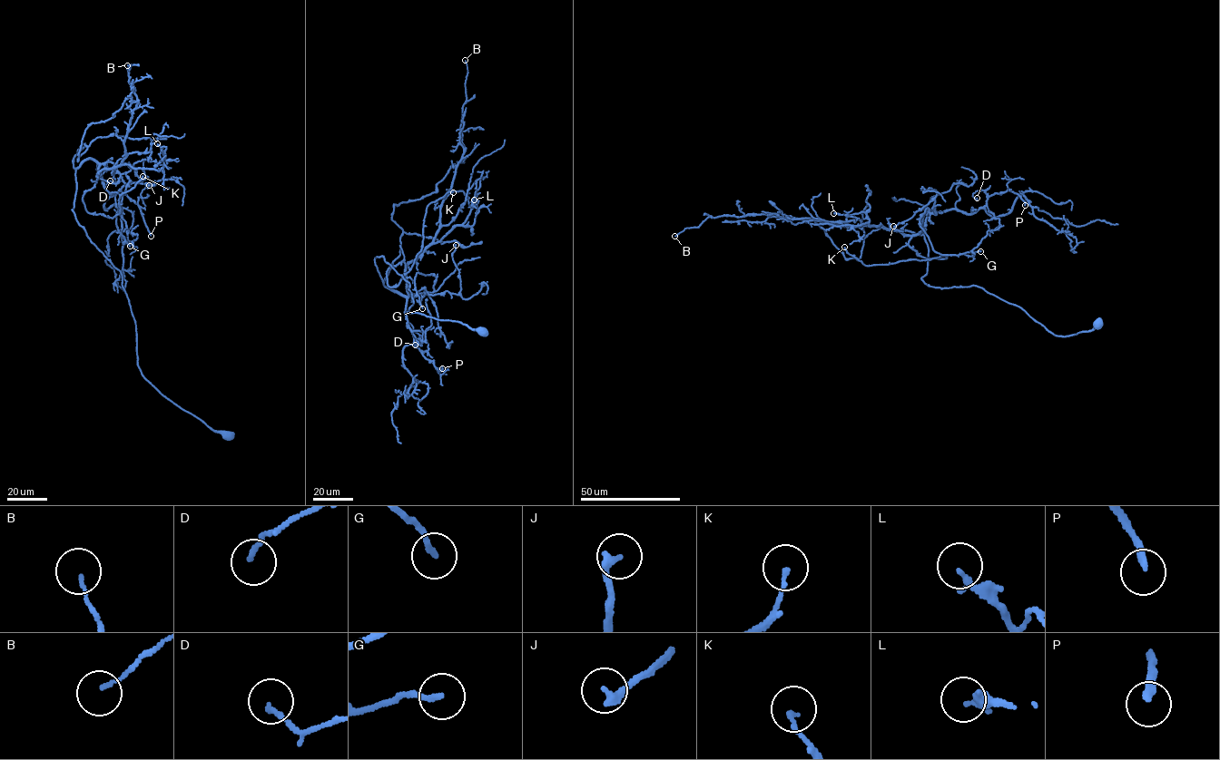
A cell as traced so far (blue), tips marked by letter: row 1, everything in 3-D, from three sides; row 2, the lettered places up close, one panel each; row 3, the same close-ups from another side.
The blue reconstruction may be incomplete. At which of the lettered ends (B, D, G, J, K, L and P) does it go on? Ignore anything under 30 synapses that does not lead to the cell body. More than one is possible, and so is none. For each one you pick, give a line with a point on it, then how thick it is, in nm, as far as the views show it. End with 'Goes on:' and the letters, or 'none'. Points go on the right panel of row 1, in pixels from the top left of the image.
Goes on: none

